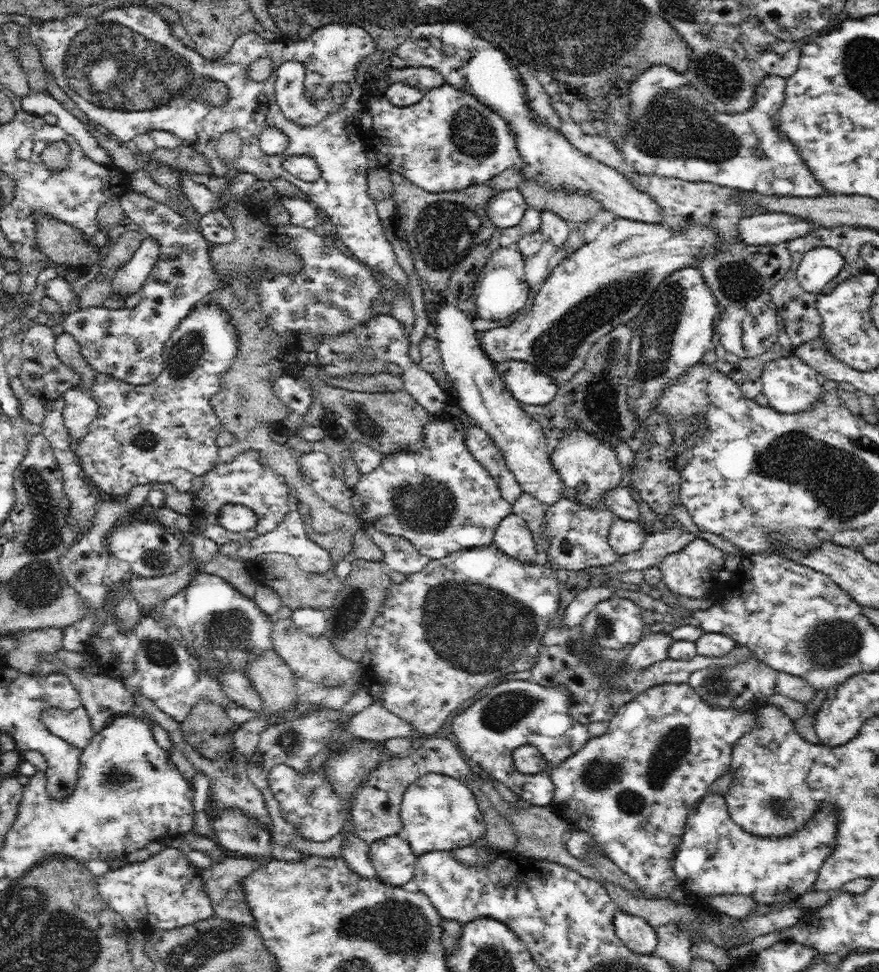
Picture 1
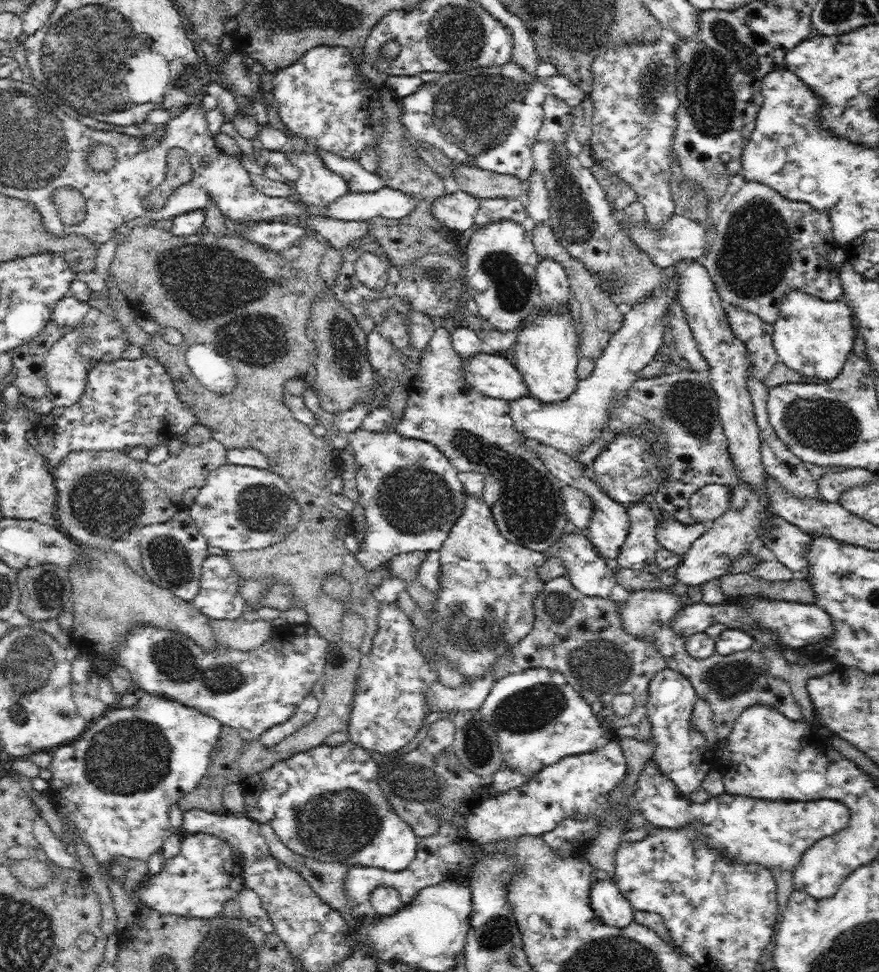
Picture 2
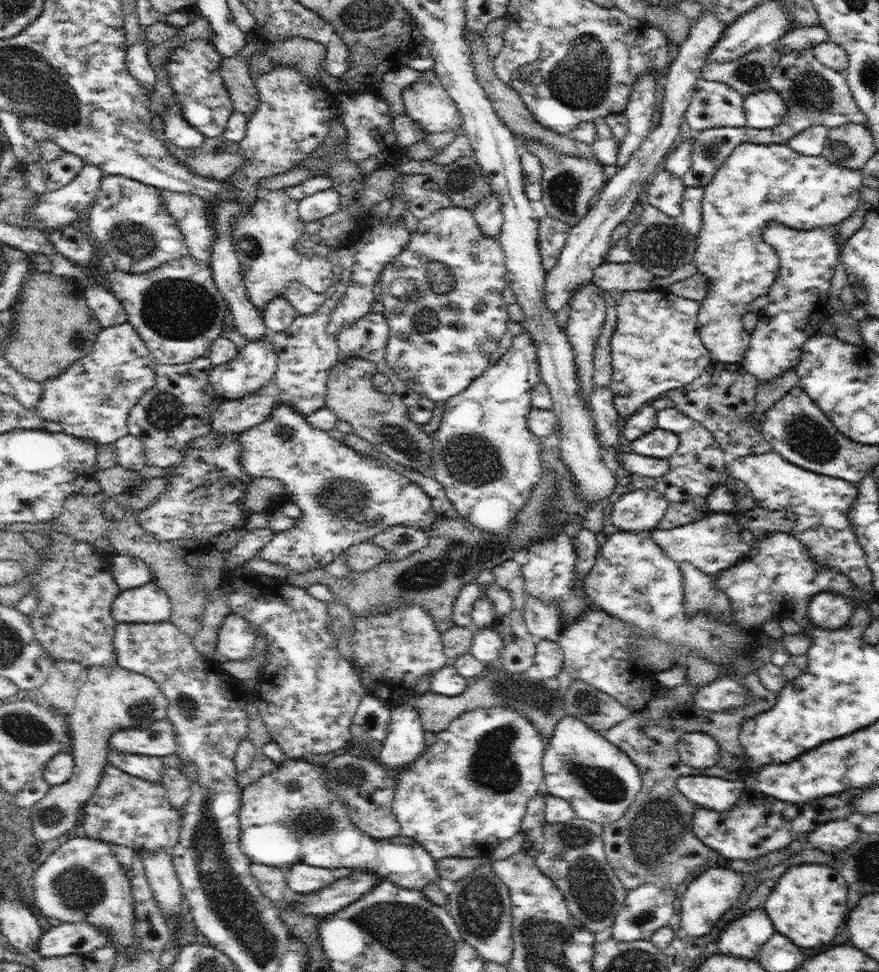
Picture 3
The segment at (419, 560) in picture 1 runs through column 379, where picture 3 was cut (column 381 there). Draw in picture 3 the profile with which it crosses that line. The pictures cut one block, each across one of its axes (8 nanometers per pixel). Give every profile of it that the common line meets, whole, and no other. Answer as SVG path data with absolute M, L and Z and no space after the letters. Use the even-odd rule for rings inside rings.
M408 525L386 527L372 539L378 547L390 553L388 561L404 560L412 552L424 548L428 543L428 534L422 529Z

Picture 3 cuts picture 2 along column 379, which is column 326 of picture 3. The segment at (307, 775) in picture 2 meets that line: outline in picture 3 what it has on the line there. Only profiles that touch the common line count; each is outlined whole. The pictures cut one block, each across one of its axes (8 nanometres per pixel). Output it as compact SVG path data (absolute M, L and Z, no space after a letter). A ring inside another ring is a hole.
M286 757L269 774L241 790L242 808L241 850L251 863L274 866L287 870L295 865L309 865L327 869L348 867L352 870L372 870L378 878L388 877L402 887L421 892L428 883L440 883L436 860L416 841L402 834L390 839L376 839L362 832L348 816L348 803L325 784L324 766L316 766L306 758Z

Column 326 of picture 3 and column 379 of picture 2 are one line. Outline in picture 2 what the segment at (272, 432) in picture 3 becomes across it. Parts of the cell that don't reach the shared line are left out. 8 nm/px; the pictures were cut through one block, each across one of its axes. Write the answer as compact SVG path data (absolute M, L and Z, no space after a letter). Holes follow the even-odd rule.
M358 428L345 434L345 437L359 466L355 476L359 490L357 504L362 505L365 511L363 521L366 536L360 550L354 552L358 564L362 565L364 571L374 571L380 565L388 565L389 560L397 554L441 549L450 528L463 514L464 498L467 494L457 470L450 464L448 457L431 442L408 438L396 431L379 433Z

